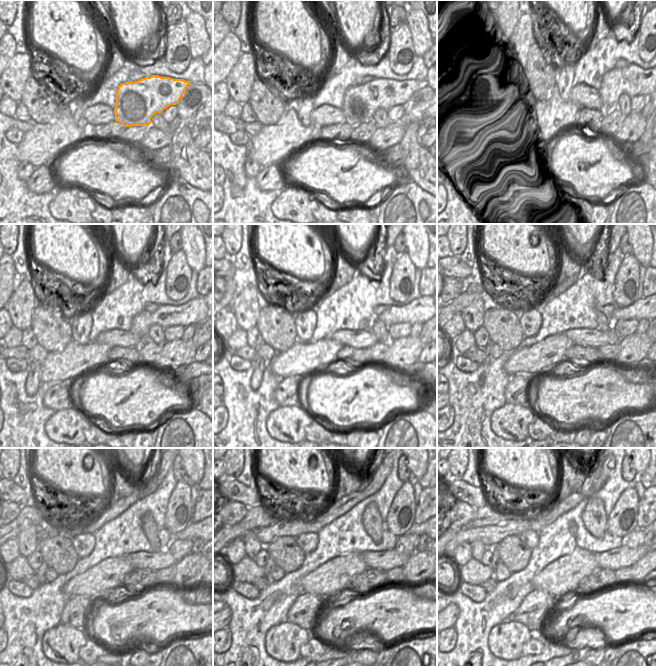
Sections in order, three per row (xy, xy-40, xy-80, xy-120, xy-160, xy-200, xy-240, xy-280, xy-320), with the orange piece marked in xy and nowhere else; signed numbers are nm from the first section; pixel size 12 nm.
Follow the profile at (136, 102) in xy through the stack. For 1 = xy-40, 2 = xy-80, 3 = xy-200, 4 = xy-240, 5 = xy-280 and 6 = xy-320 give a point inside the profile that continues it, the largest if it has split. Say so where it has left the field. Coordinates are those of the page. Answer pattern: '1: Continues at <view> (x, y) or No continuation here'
1: Continues at xy-40 (359, 102)
2: Continues at xy-80 (583, 102)
3: Continues at xy-200 (640, 309)
4: Continues at xy-240 (192, 531)
5: Continues at xy-280 (416, 528)
6: Continues at xy-320 (637, 528).

